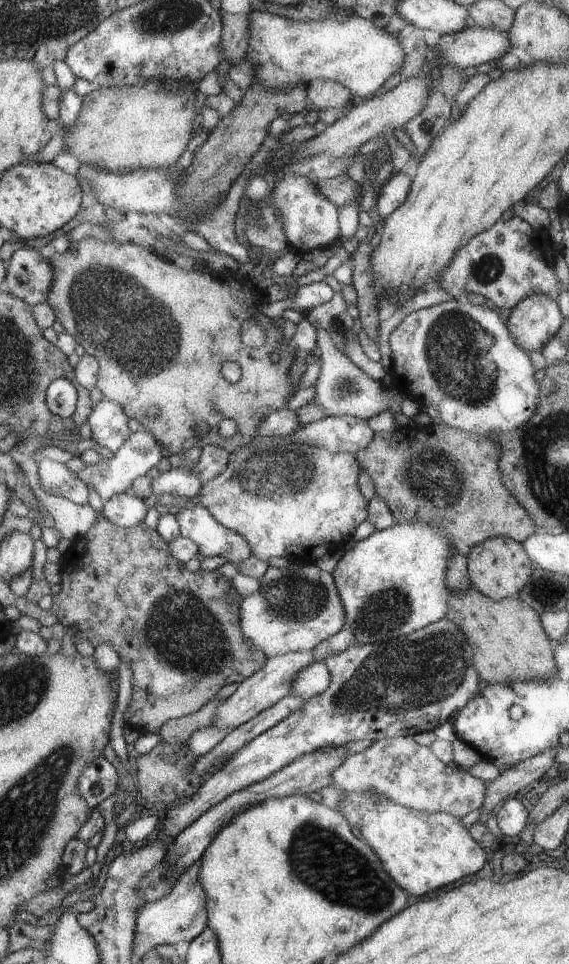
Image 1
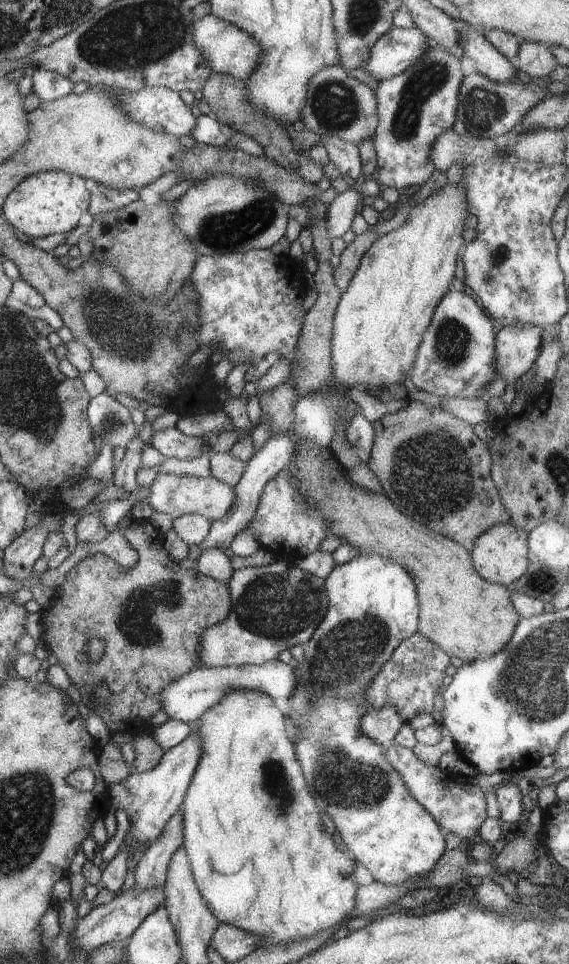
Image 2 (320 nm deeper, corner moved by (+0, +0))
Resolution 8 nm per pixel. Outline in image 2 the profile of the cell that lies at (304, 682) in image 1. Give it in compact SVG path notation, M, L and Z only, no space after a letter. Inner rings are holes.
M277 661L274 664L240 665L237 667L200 667L183 674L177 681L161 690L161 710L170 719L192 723L204 714L219 698L236 689L258 689L272 698L289 698L295 687L294 665Z

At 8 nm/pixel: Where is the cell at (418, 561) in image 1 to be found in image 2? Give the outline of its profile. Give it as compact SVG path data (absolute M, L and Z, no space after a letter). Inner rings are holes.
M360 555L360 557L356 558L356 560L348 561L347 563L344 563L342 565L336 565L334 567L334 570L328 575L328 578L325 578L324 588L326 589L326 596L327 599L329 600L329 605L326 614L324 615L322 622L318 625L318 628L314 631L313 636L310 637L310 640L308 640L306 644L304 644L305 646L304 658L300 662L293 663L295 673L295 687L293 693L288 698L291 710L290 713L287 715L287 720L289 723L288 726L290 726L291 729L295 727L299 731L297 739L293 740L295 755L297 756L298 762L301 764L301 769L303 770L303 775L306 784L308 784L308 790L310 790L310 794L314 796L314 800L316 800L316 804L318 805L320 814L321 813L326 814L326 816L329 816L333 820L337 833L340 834L340 838L342 838L344 844L346 844L346 848L350 853L350 855L352 856L352 858L356 861L356 864L358 866L360 865L365 866L370 871L370 874L372 874L373 878L376 881L383 882L384 884L387 885L397 885L402 884L403 882L406 882L407 880L410 879L419 879L421 876L424 876L426 873L429 873L432 870L432 868L434 868L434 865L441 859L441 856L445 853L445 850L447 849L446 842L444 841L445 834L441 831L440 825L434 820L434 817L412 796L412 794L410 794L410 791L406 786L406 783L403 781L402 775L390 764L390 762L387 761L384 752L387 746L382 746L380 743L377 743L374 739L367 737L359 727L359 724L361 723L361 718L368 712L368 710L370 710L365 694L366 689L368 688L368 686L370 686L370 683L372 682L372 679L375 677L375 674L378 674L378 672L380 672L382 665L390 658L390 655L394 652L394 650L396 650L396 647L400 646L400 643L403 640L406 640L409 636L412 636L414 633L417 632L417 628L419 625L420 605L417 597L416 585L414 584L414 582L412 582L412 578L408 576L408 572L406 572L404 568L396 566L396 564L392 562L392 560L388 560L386 557L381 557L380 555L368 555L368 556Z

